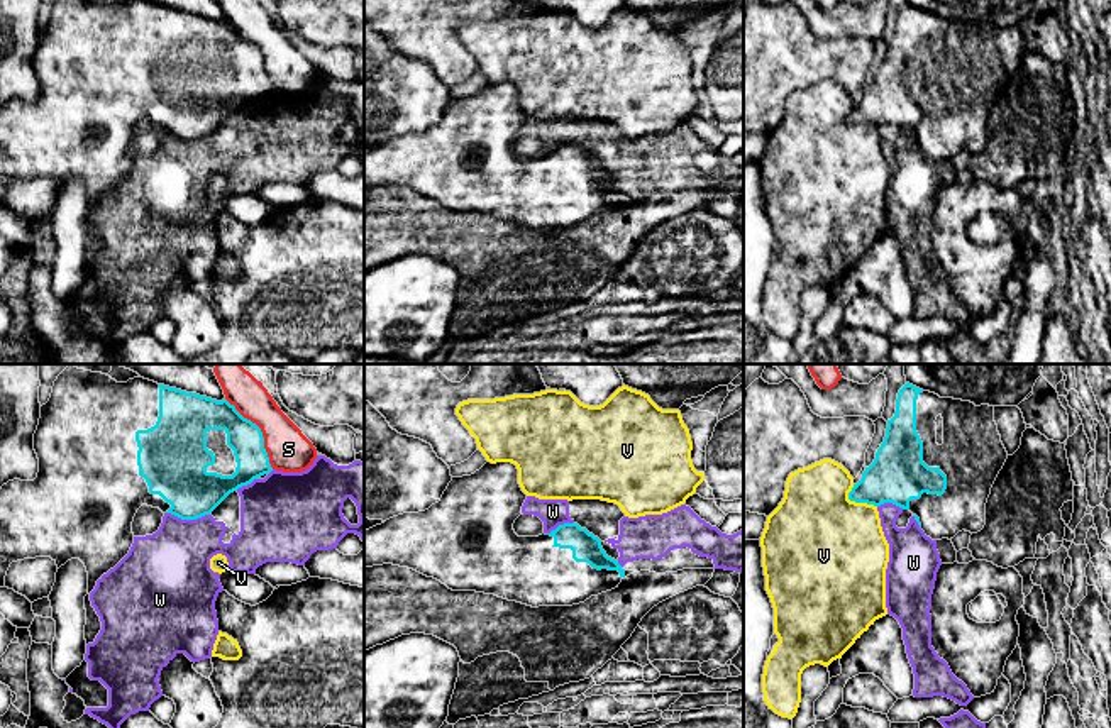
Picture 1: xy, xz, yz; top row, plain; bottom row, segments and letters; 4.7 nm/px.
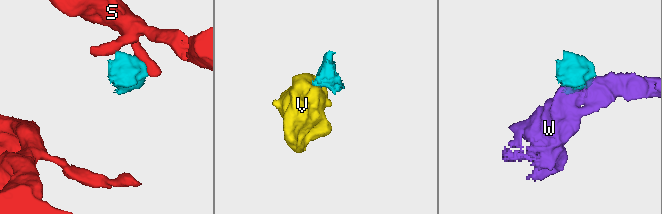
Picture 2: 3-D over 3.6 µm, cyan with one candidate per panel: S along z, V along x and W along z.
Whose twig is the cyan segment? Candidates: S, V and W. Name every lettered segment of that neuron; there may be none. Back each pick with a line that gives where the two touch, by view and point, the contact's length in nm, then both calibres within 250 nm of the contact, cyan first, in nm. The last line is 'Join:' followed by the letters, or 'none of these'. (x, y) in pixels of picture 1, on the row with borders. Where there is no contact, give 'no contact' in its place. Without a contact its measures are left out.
Join: none of these

